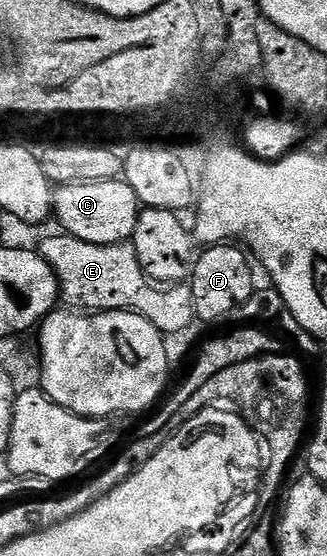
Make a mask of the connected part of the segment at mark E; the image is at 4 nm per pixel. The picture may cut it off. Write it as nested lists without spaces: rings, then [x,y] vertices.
[[[68,235],[60,236],[47,238],[39,246],[39,252],[61,278],[63,297],[66,302],[70,301],[70,306],[85,311],[123,309],[139,313],[165,335],[181,333],[189,324],[197,321],[192,284],[162,287],[150,281],[132,244],[96,245]]]

